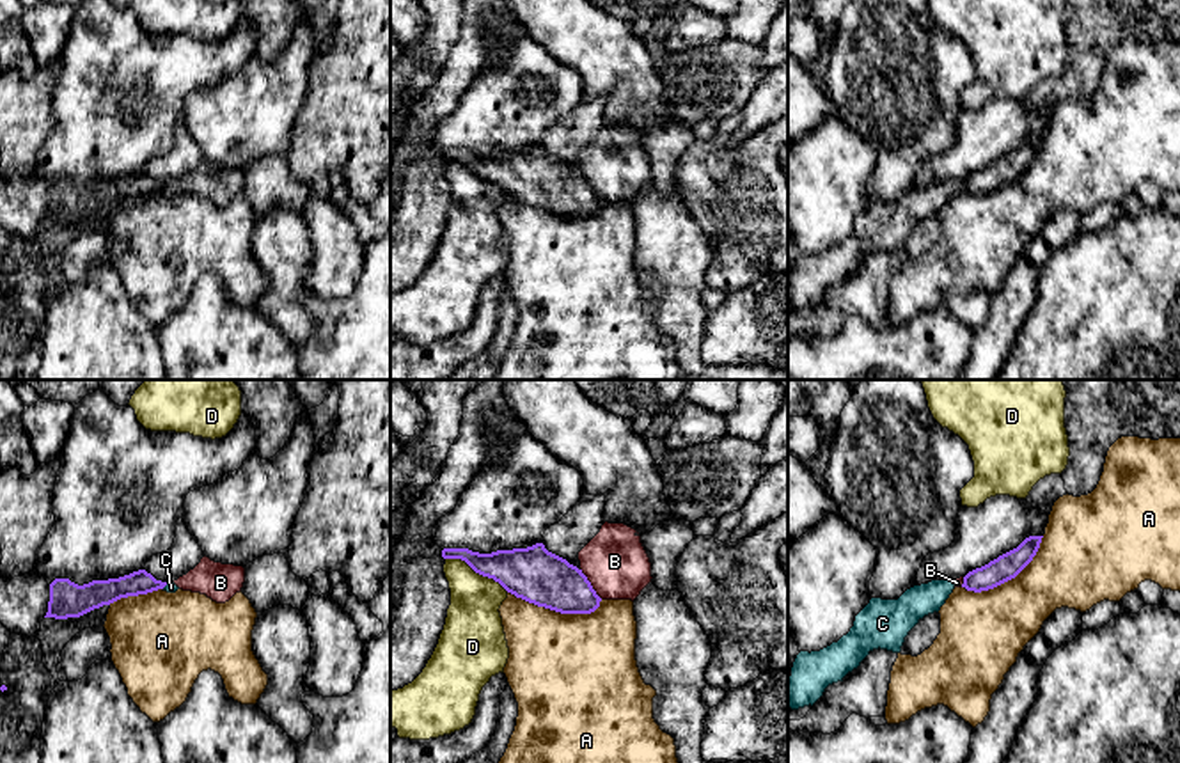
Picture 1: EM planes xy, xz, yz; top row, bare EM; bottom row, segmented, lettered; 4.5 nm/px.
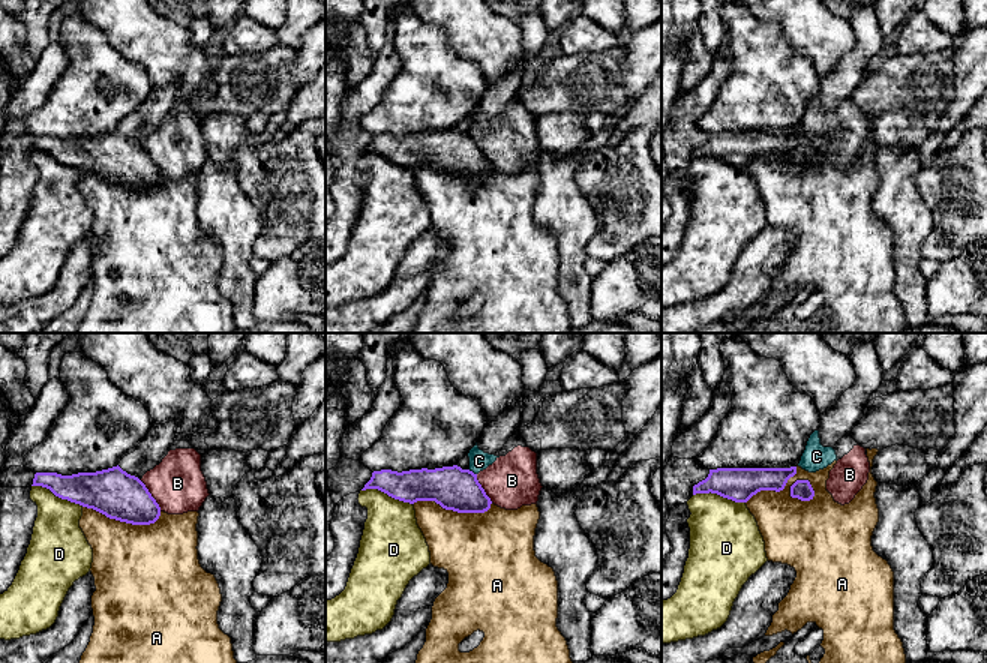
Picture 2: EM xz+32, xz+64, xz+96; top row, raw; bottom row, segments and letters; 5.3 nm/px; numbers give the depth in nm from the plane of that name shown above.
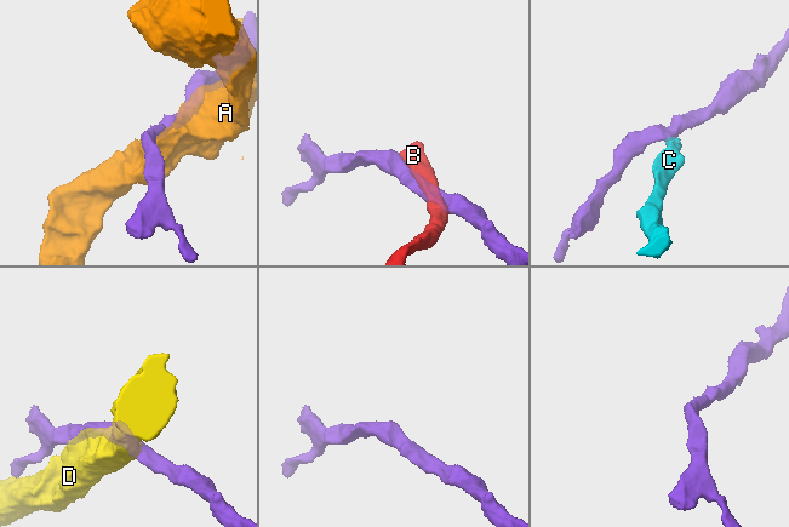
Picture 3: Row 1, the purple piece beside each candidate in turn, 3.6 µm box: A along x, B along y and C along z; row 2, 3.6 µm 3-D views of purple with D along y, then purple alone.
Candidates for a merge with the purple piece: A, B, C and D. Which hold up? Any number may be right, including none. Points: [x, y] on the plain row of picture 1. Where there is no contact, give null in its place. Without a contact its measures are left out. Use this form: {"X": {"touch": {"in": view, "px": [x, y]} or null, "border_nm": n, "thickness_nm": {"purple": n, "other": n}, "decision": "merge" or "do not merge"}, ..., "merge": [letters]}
{"A": {"touch": {"in": "xz", "px": [556, 213]}, "border_nm": 440, "thickness_nm": {"purple": 260, "other": 480}, "decision": "do not merge"}, "B": {"touch": {"in": "xz", "px": [590, 187]}, "border_nm": 170, "thickness_nm": {"purple": 260, "other": 300}, "decision": "do not merge"}, "C": {"touch": {"in": "xy", "px": [164, 188]}, "border_nm": 40, "thickness_nm": {"purple": 110, "other": 50}, "decision": "do not merge"}, "D": {"touch": {"in": "xz", "px": [478, 174]}, "border_nm": 320, "thickness_nm": {"purple": 240, "other": 260}, "decision": "do not merge"}, "merge": []}

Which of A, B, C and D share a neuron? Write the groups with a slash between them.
A / B C / D

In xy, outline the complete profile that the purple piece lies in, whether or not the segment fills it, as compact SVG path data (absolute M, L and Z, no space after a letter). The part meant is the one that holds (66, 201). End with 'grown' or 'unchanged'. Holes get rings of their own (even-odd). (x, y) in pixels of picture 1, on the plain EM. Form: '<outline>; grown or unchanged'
M146 172L119 181L92 183L83 188L78 188L69 181L55 181L50 186L50 204L44 220L80 220L121 201L147 197L163 192L165 188L167 185L156 183Z; unchanged

